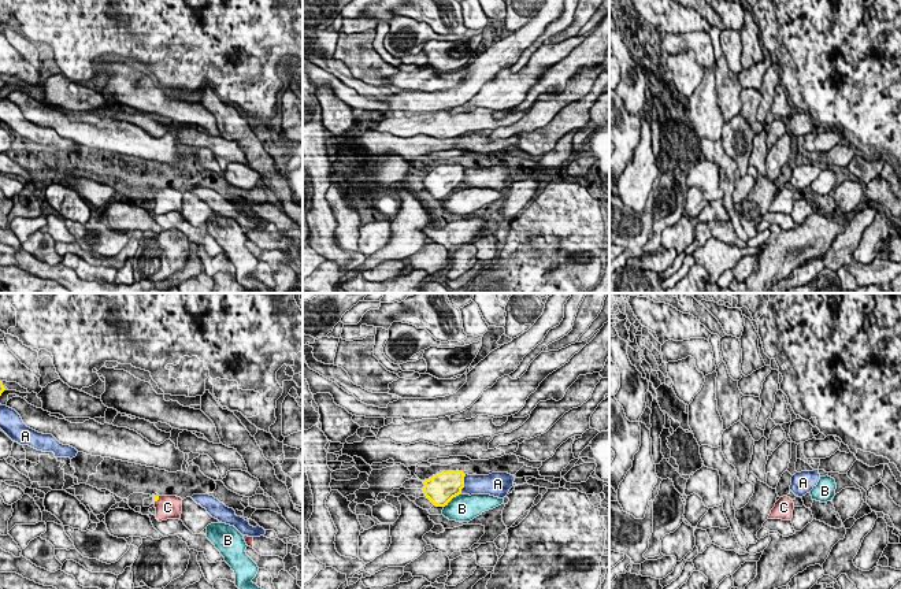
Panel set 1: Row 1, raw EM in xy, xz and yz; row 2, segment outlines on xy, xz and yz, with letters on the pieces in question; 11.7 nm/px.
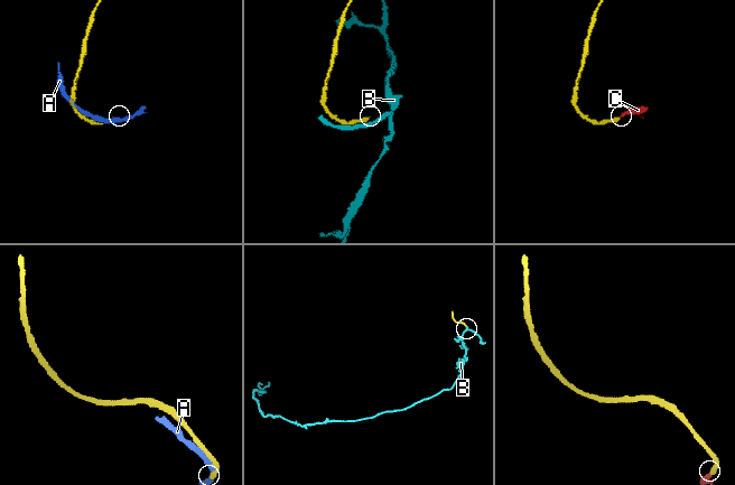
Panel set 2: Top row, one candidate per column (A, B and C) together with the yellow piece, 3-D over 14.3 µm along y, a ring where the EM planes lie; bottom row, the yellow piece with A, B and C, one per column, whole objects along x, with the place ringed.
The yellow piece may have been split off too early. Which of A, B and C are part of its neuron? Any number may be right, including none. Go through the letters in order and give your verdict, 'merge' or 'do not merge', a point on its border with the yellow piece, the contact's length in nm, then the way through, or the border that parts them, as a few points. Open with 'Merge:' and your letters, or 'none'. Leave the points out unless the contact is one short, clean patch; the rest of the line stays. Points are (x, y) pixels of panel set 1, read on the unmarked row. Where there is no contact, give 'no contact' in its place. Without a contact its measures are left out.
Merge: C
A: do not merge; contact xz (463, 177); length 240 nm
B: do not merge; contact xz (452, 191); length 280 nm
C: merge; contact xy (156, 193); length 120 nm; way xy (155, 191), (156, 193), (167, 200)

